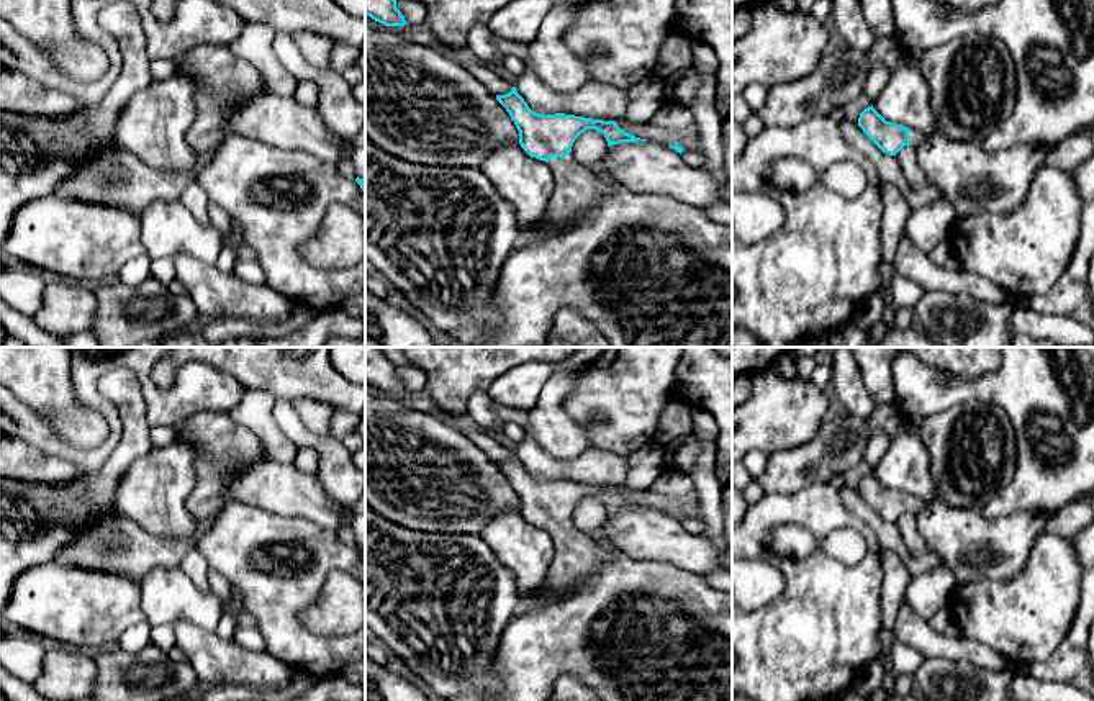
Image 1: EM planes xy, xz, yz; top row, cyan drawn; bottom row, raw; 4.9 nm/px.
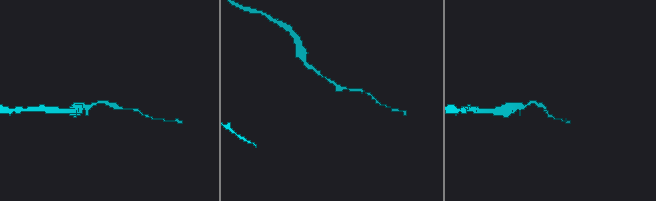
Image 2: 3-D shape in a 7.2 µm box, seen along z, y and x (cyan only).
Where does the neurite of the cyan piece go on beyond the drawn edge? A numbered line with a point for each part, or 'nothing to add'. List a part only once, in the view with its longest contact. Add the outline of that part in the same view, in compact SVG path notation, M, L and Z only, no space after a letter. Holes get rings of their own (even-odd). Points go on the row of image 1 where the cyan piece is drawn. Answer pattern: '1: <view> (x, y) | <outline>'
1: xz (578, 190) | M570 156L552 157L549 165L554 170L555 188L549 198L547 213L534 228L519 229L516 247L532 246L567 233L590 216L599 200L613 190L613 185L603 182L591 167L576 164Z

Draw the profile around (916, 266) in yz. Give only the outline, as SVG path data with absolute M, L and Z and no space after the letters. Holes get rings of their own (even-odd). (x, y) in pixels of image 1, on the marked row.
M906 234L899 239L894 267L901 275L920 285L925 293L940 290L952 295L968 295L988 303L1009 300L1006 292L979 275L968 270L952 274L938 267L927 254L920 252Z

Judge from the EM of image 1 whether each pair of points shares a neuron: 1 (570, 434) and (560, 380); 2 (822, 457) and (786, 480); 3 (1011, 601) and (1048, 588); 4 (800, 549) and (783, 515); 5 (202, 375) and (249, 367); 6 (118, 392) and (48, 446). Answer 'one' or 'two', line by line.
1: one
2: one
3: one
4: two
5: two
6: two

